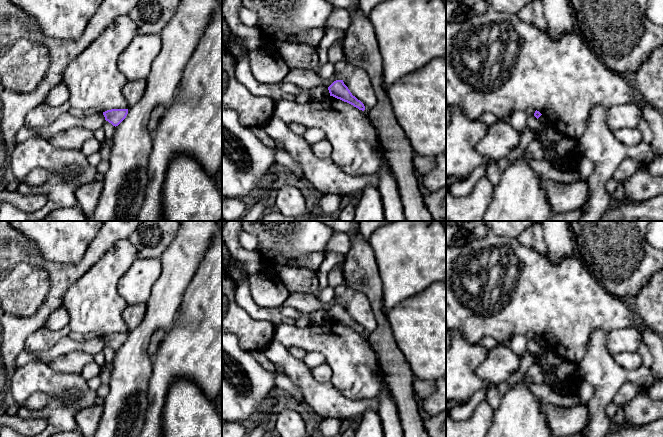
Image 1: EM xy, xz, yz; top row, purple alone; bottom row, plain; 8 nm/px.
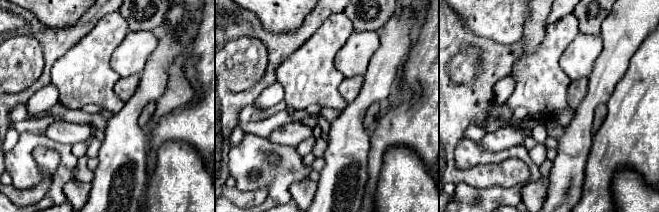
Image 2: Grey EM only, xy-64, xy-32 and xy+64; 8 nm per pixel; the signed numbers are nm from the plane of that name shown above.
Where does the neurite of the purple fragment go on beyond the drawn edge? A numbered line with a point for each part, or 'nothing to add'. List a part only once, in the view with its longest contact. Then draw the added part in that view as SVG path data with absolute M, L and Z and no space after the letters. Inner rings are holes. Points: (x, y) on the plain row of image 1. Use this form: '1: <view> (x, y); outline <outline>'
nothing to add

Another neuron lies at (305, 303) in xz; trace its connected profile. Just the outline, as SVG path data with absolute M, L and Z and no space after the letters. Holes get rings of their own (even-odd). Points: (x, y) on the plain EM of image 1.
M341 291L328 303L322 303L311 293L292 293L283 303L284 307L292 307L302 314L308 314L316 310L329 311L334 305L342 304L347 299L347 293Z

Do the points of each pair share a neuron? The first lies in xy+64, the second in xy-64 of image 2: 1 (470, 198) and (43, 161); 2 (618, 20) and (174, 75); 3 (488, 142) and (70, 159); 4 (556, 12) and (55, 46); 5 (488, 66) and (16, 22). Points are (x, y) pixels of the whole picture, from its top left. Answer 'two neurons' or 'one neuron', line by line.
1: two neurons
2: two neurons
3: two neurons
4: one neuron
5: two neurons

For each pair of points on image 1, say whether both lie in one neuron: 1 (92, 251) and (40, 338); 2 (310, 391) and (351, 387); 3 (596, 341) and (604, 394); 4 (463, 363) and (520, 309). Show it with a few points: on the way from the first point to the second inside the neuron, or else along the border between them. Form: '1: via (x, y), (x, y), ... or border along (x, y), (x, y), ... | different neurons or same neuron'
1: border along (43, 327), (31, 333), (24, 342) | different neurons
2: border along (330, 381), (343, 395), (351, 399), (357, 399) | different neurons
3: via (597, 354), (598, 367), (604, 374), (604, 381) | same neuron
4: border along (457, 330), (467, 341), (477, 343) | different neurons

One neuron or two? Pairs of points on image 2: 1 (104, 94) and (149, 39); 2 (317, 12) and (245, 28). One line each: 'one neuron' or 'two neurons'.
1: two neurons
2: one neuron

